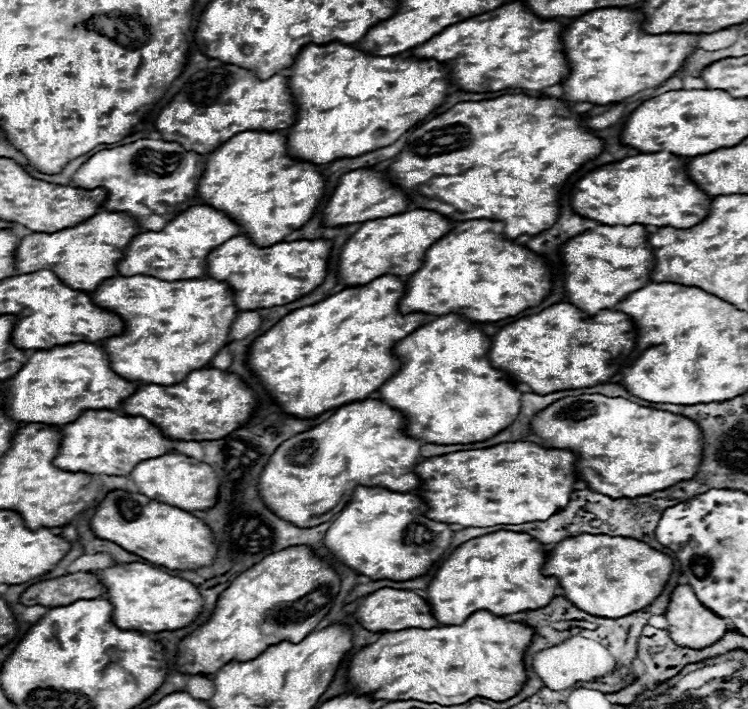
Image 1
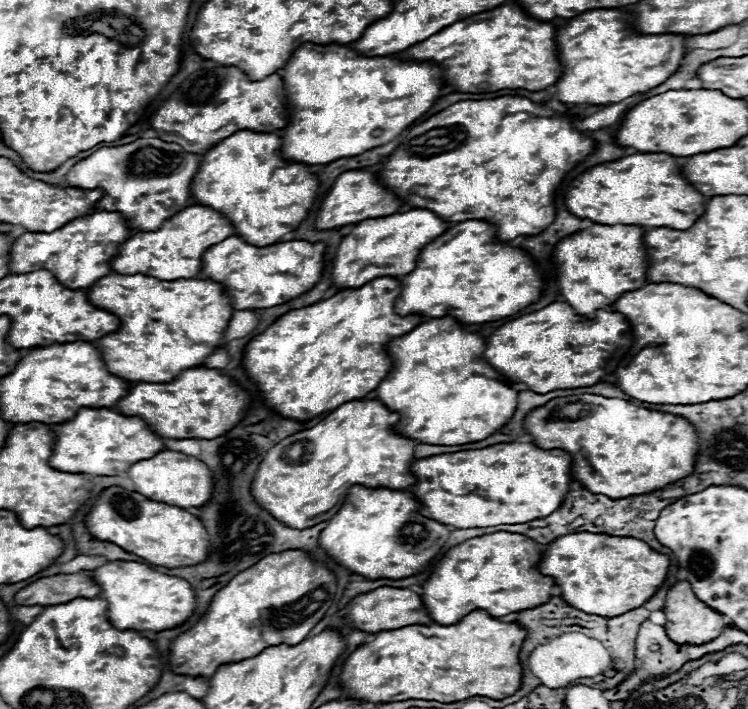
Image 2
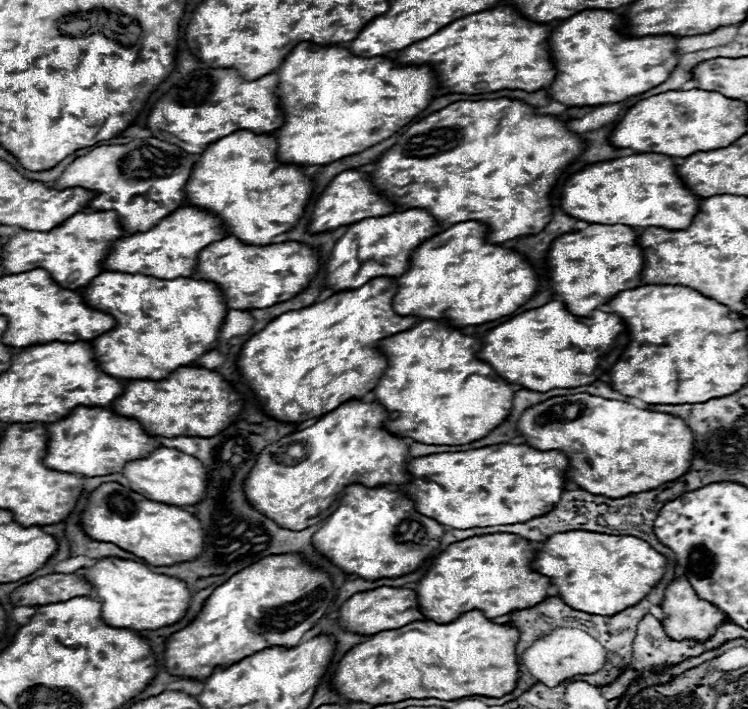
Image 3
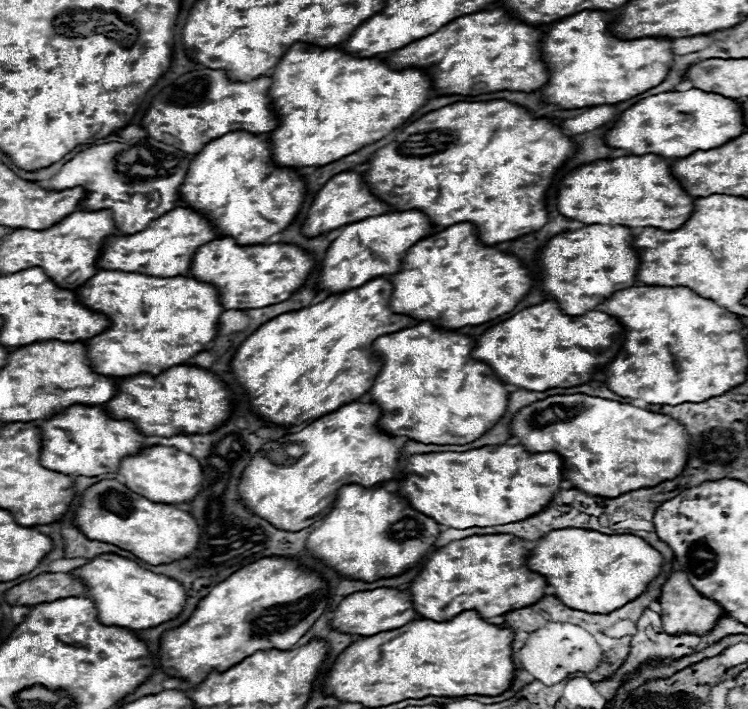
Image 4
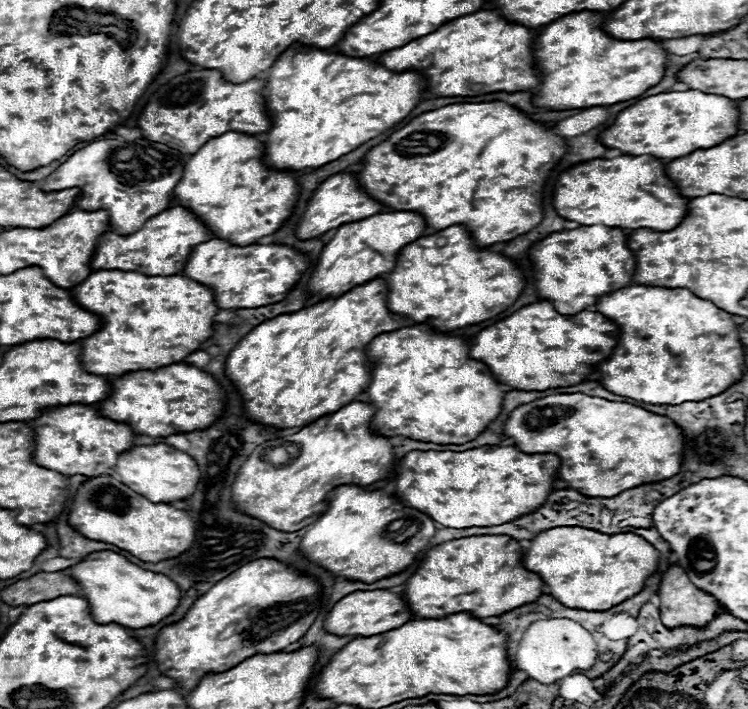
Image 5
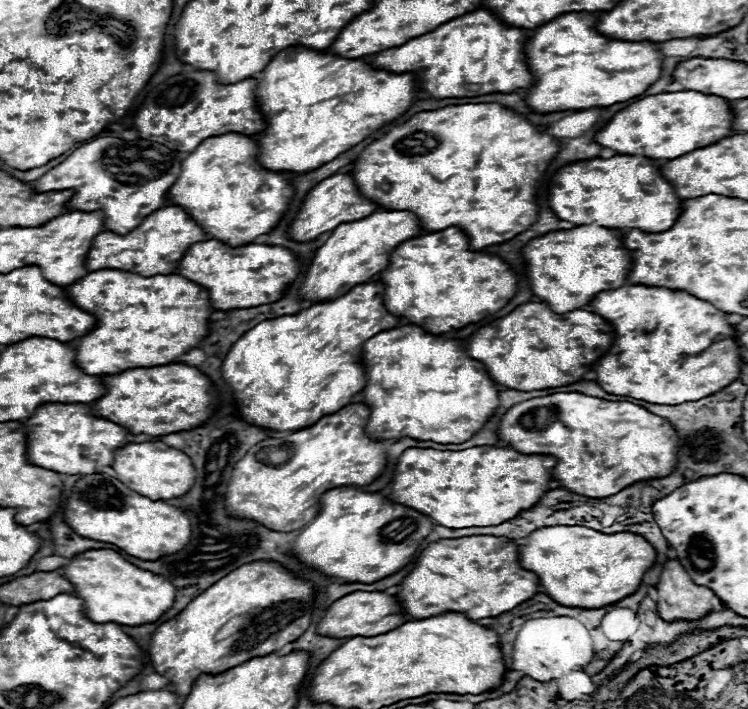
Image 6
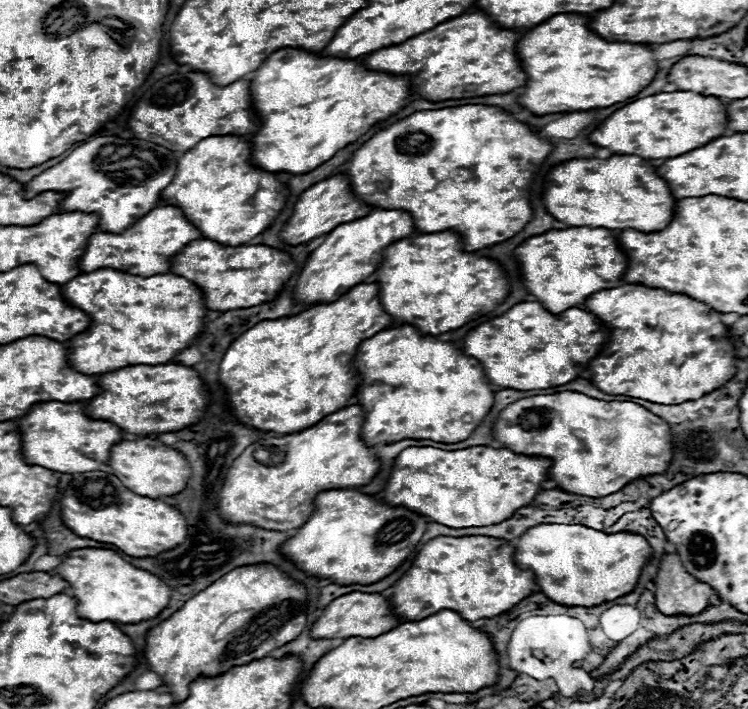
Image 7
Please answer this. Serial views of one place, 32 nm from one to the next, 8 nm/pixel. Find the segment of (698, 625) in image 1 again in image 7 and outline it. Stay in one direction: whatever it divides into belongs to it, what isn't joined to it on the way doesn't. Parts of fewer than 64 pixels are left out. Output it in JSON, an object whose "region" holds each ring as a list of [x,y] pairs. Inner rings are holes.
{"region":[[[666,554],[656,576],[656,608],[666,616],[698,616],[720,598],[706,584],[696,582],[676,554]]]}

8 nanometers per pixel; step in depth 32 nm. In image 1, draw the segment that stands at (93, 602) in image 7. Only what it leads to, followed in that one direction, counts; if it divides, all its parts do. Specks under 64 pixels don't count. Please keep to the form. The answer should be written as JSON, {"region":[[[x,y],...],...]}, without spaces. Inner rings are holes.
{"region":[[[118,564],[114,568],[98,570],[98,574],[108,586],[108,594],[104,598],[116,606],[114,622],[122,630],[182,630],[198,622],[204,612],[204,598],[198,594],[198,588],[194,584],[170,576],[148,564]]]}

